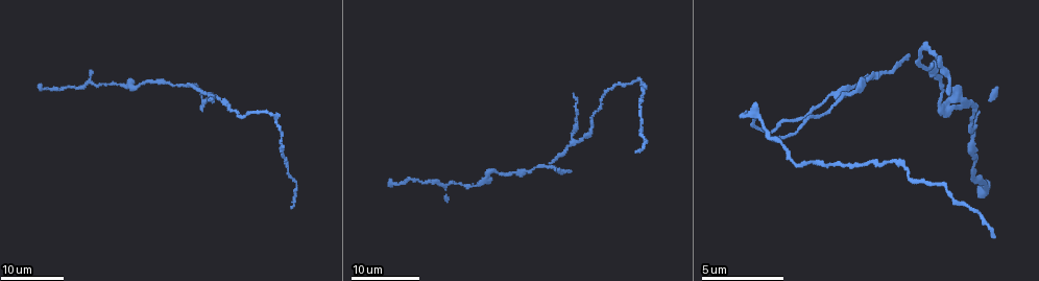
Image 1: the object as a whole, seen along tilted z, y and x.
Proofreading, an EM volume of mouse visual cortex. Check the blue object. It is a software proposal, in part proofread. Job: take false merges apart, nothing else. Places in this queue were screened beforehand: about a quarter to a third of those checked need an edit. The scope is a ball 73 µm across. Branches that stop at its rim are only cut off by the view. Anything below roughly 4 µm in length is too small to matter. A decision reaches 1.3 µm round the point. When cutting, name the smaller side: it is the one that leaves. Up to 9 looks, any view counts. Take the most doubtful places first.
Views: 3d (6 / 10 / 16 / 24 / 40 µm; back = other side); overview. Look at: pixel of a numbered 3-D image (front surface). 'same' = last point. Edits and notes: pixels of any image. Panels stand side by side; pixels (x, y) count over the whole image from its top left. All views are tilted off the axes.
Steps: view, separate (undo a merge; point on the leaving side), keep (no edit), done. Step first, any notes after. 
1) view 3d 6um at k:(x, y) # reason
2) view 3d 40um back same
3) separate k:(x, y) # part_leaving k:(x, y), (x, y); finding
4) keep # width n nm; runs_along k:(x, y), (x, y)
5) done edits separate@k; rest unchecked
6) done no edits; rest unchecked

view 3d 16um at 1:(572, 140) # two arms in line, one across

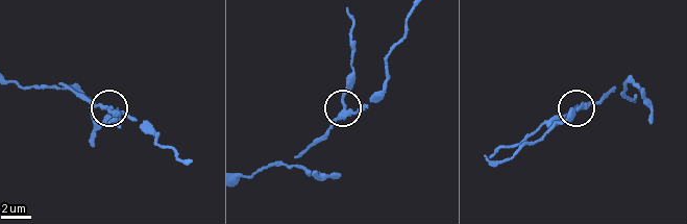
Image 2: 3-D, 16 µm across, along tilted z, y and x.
view 3d 10um at 2:(342, 108) # closer look

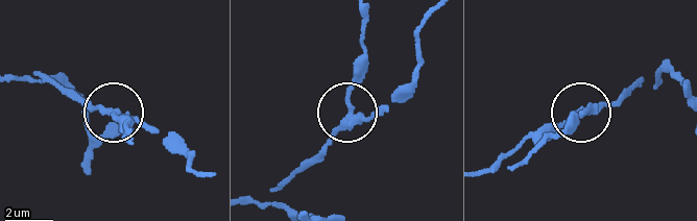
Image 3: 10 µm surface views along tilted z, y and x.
separate 3:(116, 116) # two cells meet here

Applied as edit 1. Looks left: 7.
view 3d 24um at 1:(919, 58) # three-way junction

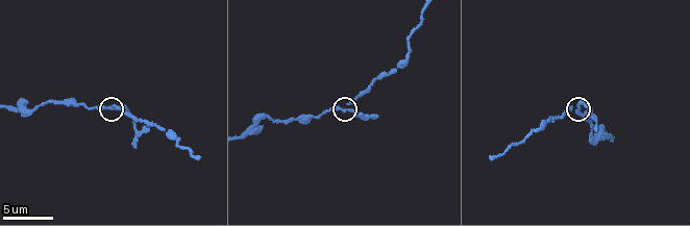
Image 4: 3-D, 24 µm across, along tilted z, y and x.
view 3d 6um at 4:(113, 109)

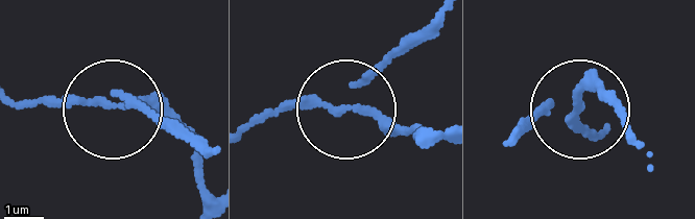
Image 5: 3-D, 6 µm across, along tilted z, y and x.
separate 5:(363, 111) # arms 3; part_leaving 5:(311, 100), (415, 132); a second cell is stuck on

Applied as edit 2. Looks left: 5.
view overview

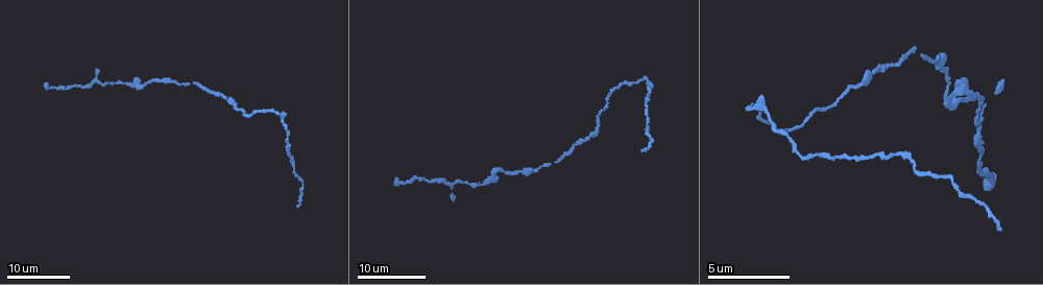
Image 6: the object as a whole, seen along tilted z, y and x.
view 3d 16um at 6:(967, 98) # three-way junction

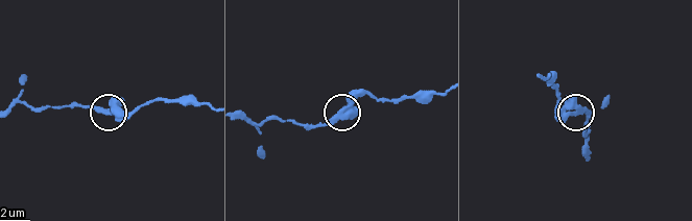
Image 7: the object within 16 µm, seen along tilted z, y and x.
view 3d 10um at 7:(576, 113)

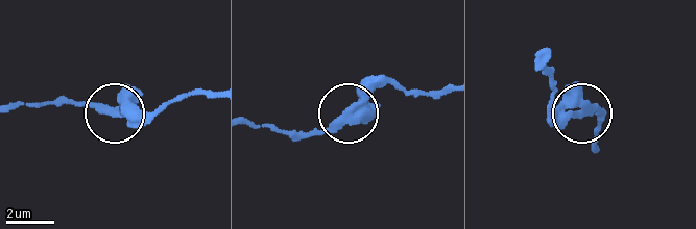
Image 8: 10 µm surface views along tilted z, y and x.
keep # arms 3; one cell here

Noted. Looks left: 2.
view 3d 24um at 6:(450, 183) # sudden change in width

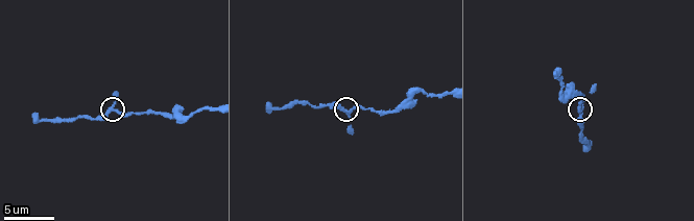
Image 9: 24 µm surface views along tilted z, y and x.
view 3d 6um at 9:(348, 109)

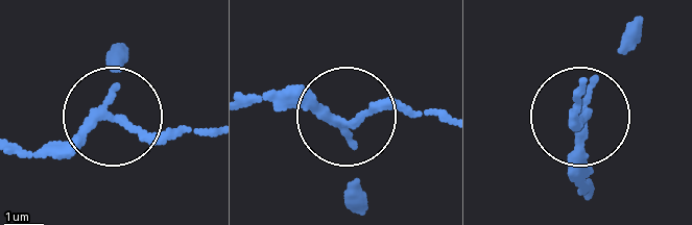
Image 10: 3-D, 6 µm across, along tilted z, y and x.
keep # runs_along 10:(443, 117), (382, 109), (325, 120), (264, 95); continuous, no second cell

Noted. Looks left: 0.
done edits separate@3, separate@5; rest unchecked

